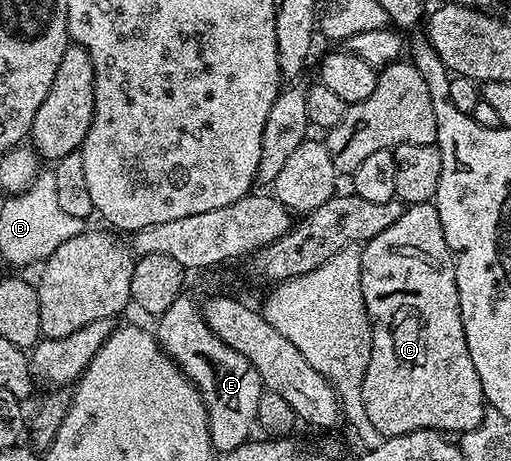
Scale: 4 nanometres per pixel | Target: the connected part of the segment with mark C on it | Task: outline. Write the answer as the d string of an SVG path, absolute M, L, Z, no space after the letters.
M435 202L405 206L402 217L394 225L363 244L360 256L362 297L372 322L372 356L362 381L366 417L385 437L422 430L473 431L484 420L486 400L482 381L478 381L478 369L474 369L474 361L470 361L458 301L456 262L450 245L446 245L446 233L442 233Z

